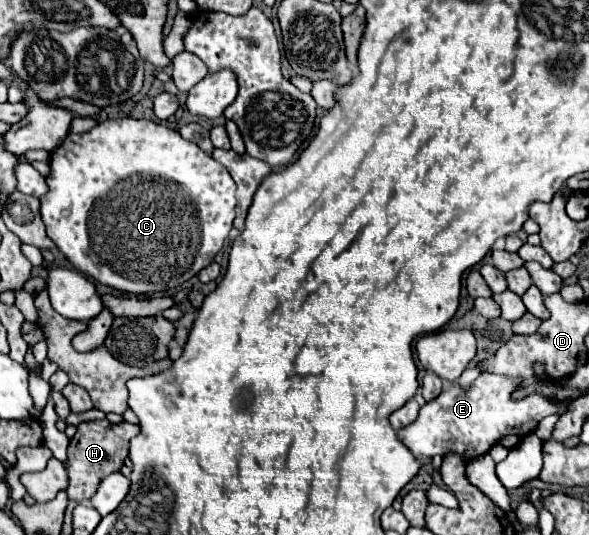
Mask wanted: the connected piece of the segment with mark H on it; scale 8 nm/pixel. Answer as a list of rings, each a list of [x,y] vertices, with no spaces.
[[[102,419],[102,421],[82,421],[76,429],[78,431],[68,445],[68,463],[70,463],[68,497],[74,501],[88,501],[96,493],[98,483],[106,475],[120,471],[120,467],[124,465],[124,459],[128,457],[128,443],[138,433],[140,427],[128,421],[114,425],[108,419]]]

